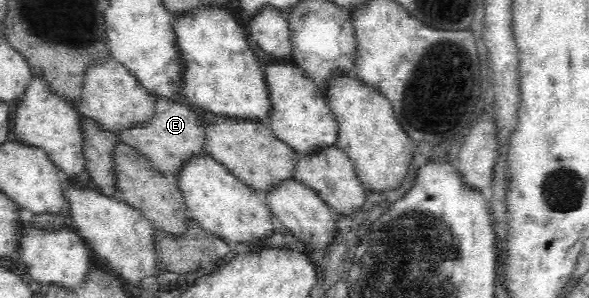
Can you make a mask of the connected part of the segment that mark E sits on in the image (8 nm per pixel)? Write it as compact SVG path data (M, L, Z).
M156 97L154 116L145 123L136 123L120 129L115 135L120 143L140 151L166 176L173 177L179 166L194 153L204 153L203 127L193 107L180 98Z

